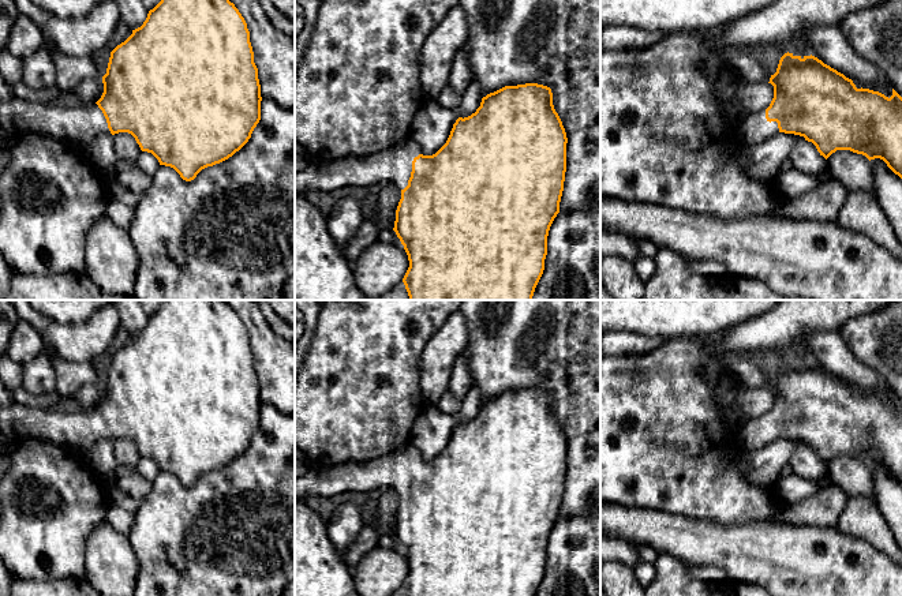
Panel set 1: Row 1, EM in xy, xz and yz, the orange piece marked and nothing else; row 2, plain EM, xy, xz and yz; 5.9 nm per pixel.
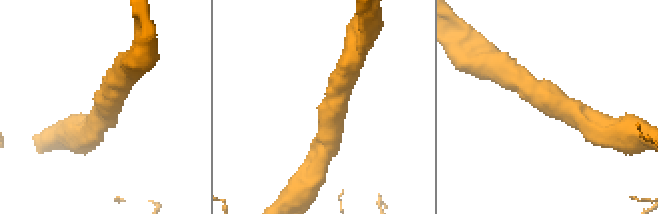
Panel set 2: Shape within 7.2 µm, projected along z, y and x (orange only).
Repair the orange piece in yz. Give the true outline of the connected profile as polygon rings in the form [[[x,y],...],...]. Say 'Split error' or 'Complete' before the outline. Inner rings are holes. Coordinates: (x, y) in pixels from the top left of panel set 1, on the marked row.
Split error. [[[785,53],[770,82],[774,98],[766,110],[744,120],[736,130],[741,145],[764,143],[778,132],[812,142],[826,160],[836,150],[850,150],[869,161],[883,160],[902,179],[902,97],[892,89],[888,98],[879,91],[857,89],[852,79],[815,56]]]

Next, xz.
Split error. [[[538,83],[505,86],[482,98],[480,106],[468,117],[459,117],[453,124],[446,143],[433,155],[423,155],[412,138],[393,149],[386,149],[364,157],[351,155],[337,161],[321,162],[312,160],[310,165],[295,172],[295,192],[302,191],[336,191],[338,188],[371,188],[379,181],[396,184],[401,190],[401,199],[396,210],[393,230],[408,255],[409,267],[403,278],[409,300],[532,300],[535,288],[544,270],[547,255],[547,236],[550,226],[559,213],[566,172],[566,132],[553,105],[551,89]]]

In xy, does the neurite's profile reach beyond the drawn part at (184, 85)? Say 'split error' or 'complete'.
split error

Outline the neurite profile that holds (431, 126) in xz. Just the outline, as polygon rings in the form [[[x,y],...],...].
[[[427,100],[411,124],[413,146],[423,155],[435,154],[448,140],[460,108],[443,108],[435,100]]]

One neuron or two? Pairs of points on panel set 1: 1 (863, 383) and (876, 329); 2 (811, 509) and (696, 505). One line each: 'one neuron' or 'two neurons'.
1: two neurons
2: two neurons

